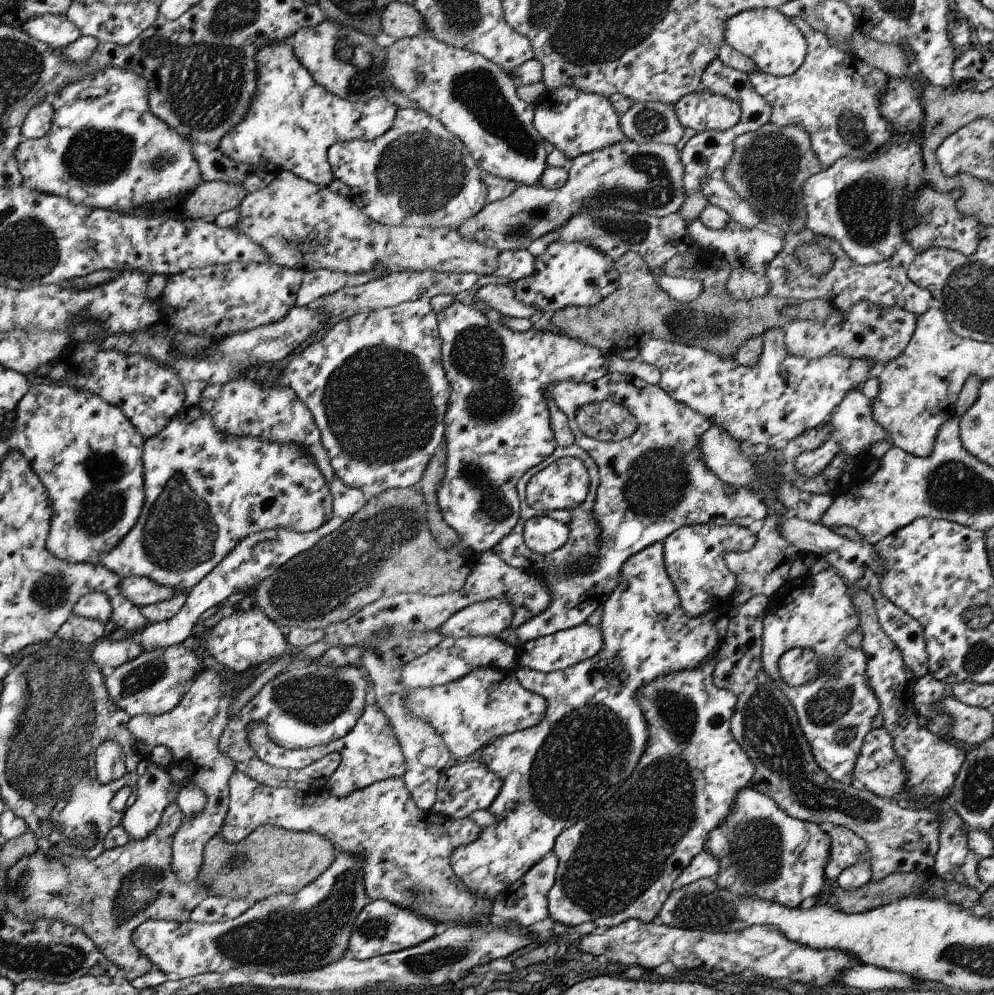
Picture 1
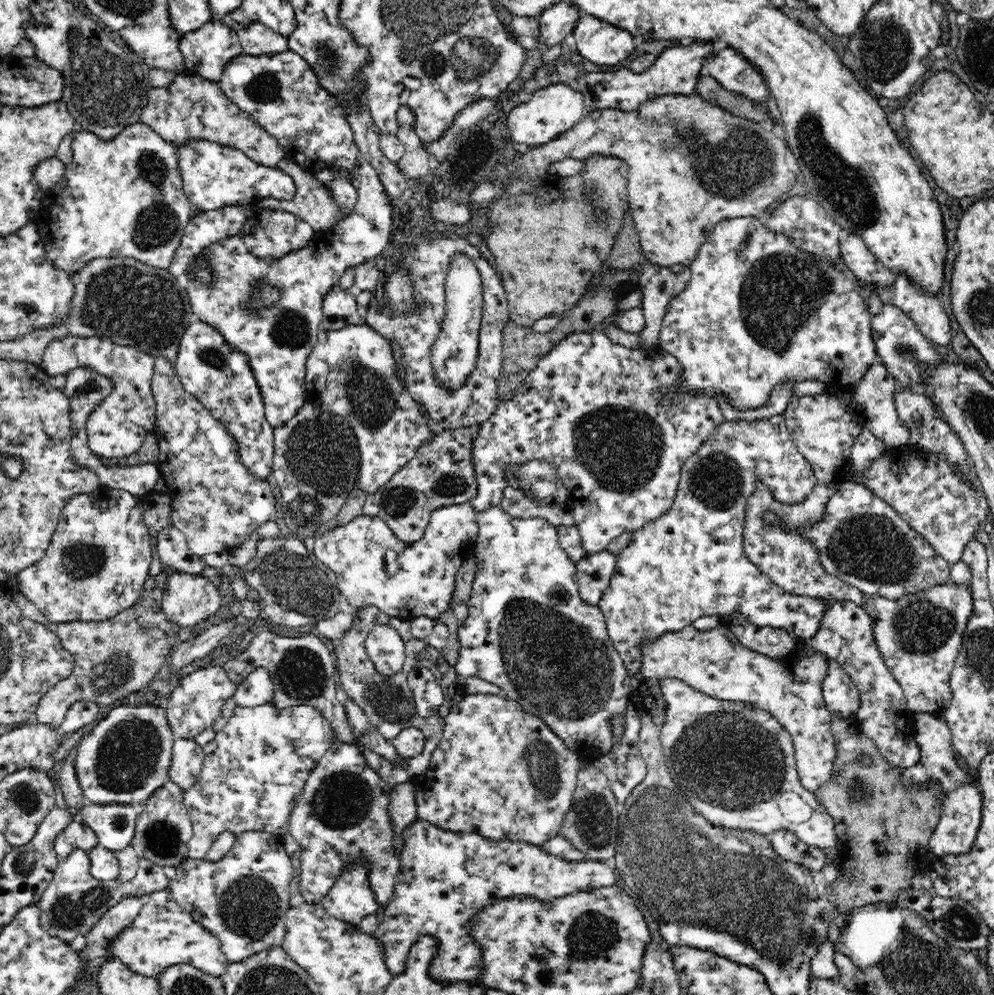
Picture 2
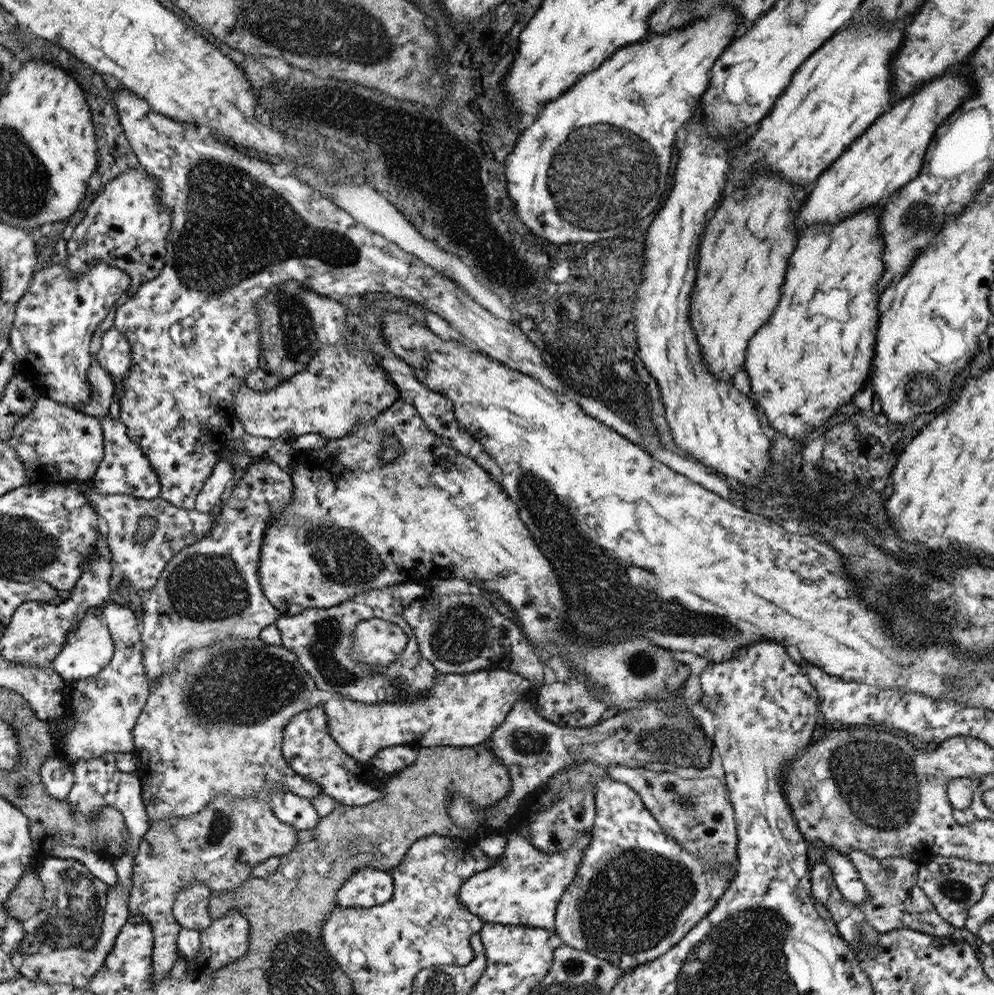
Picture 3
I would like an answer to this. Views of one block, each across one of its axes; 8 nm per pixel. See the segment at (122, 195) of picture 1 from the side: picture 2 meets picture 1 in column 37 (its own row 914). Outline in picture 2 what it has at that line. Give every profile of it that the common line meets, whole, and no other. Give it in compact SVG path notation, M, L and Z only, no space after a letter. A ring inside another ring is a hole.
M168 887L149 894L144 907L130 926L114 936L108 945L111 959L117 958L132 972L146 977L156 978L176 964L188 964L208 976L221 978L230 964L221 951L219 940L173 900Z

